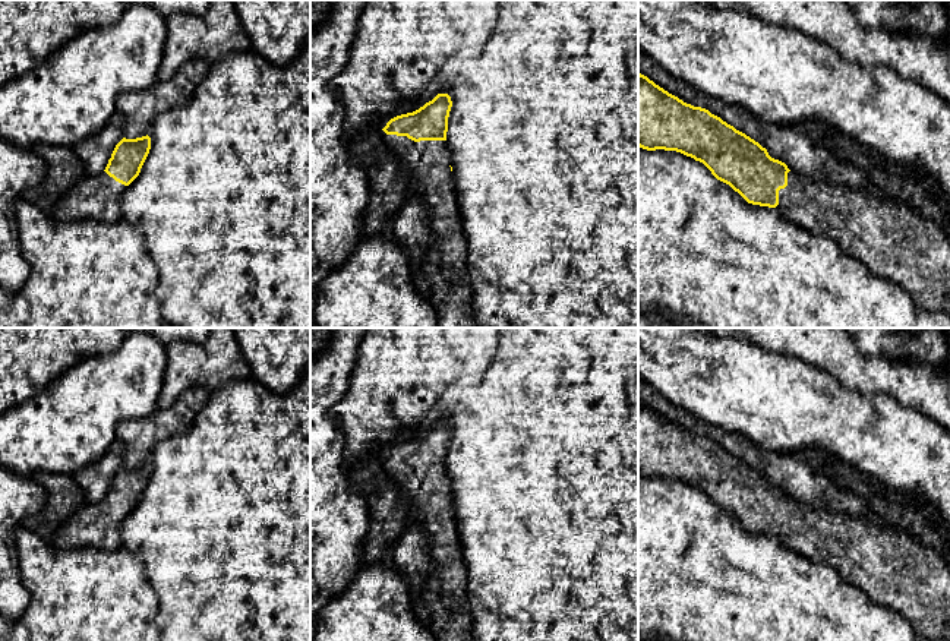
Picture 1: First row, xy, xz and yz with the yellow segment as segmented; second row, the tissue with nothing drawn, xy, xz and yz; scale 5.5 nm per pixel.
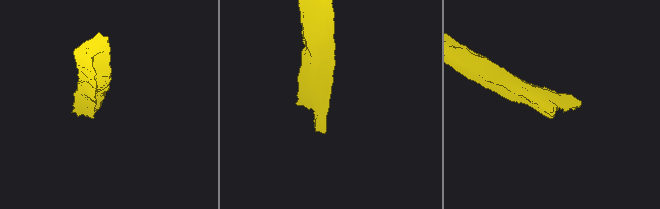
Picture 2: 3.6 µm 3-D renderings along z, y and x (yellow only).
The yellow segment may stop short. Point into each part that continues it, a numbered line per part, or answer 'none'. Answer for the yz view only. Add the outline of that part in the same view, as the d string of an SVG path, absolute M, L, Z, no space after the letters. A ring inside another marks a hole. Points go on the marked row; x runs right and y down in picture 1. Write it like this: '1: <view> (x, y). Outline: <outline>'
1: yz (893, 240). Outline: M789 171L776 208L785 220L834 240L872 274L900 284L919 307L950 309L950 237L910 205Z

